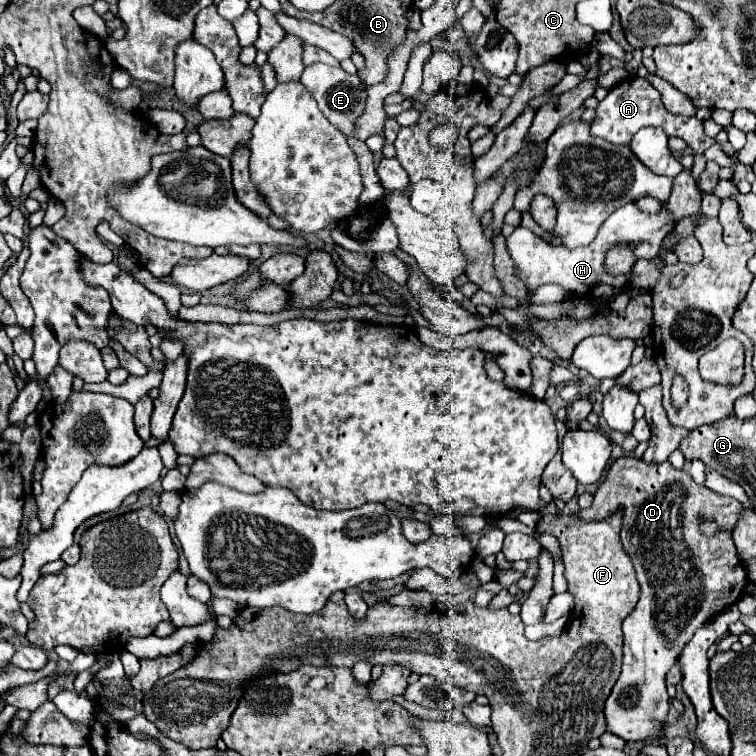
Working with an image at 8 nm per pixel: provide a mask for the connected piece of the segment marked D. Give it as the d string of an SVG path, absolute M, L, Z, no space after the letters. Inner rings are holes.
M622 456L610 466L608 478L594 494L592 506L578 512L578 516L584 520L604 520L606 516L612 516L618 510L624 514L622 546L626 554L632 558L640 582L640 600L634 612L624 620L622 674L604 706L606 728L612 734L632 742L646 742L654 736L664 736L662 724L670 708L666 694L668 670L676 664L678 656L682 654L682 648L692 640L694 632L706 622L710 622L718 612L738 602L744 594L746 570L738 560L732 542L732 532L724 532L724 528L734 528L740 516L740 508L742 504L738 500L716 494L706 486L696 484L690 474L676 470L670 462L646 464L642 458ZM702 518L710 518L720 526L720 532L714 538L706 538L700 534L698 520Z

